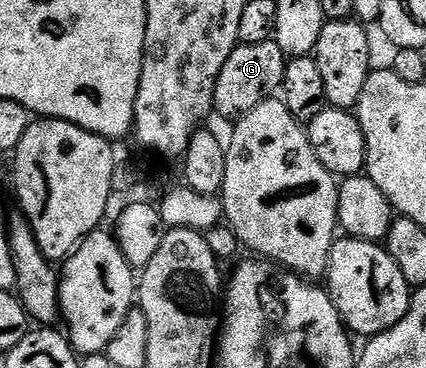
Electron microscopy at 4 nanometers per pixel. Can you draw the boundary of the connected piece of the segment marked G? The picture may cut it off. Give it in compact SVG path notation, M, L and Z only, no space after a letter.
M267 39L255 45L236 44L232 55L228 55L228 63L220 71L213 85L214 102L212 109L222 117L237 119L248 111L255 109L259 103L267 100L270 93L279 88L282 76L285 74L287 58L272 39Z

